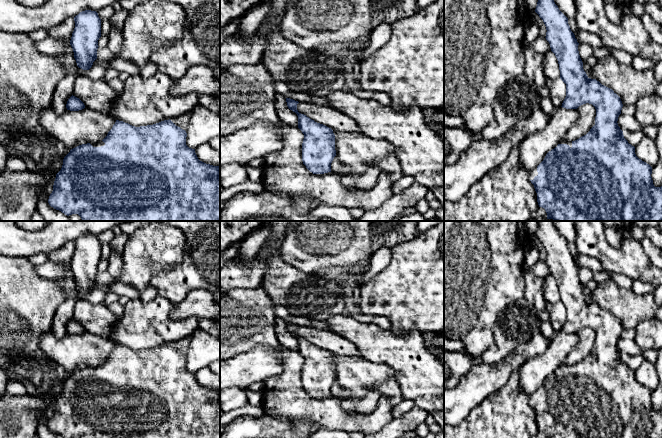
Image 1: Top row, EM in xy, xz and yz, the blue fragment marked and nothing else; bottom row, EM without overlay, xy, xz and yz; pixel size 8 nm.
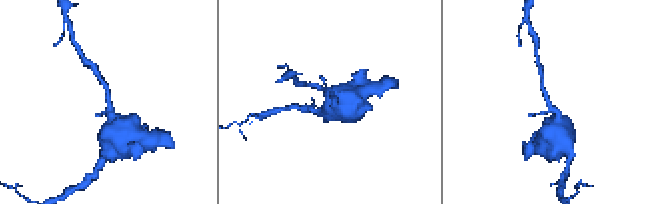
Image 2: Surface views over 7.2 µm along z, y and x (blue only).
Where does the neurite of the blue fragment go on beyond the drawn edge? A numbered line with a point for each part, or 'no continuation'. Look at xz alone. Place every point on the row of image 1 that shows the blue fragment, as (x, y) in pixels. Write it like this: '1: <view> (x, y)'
no continuation

